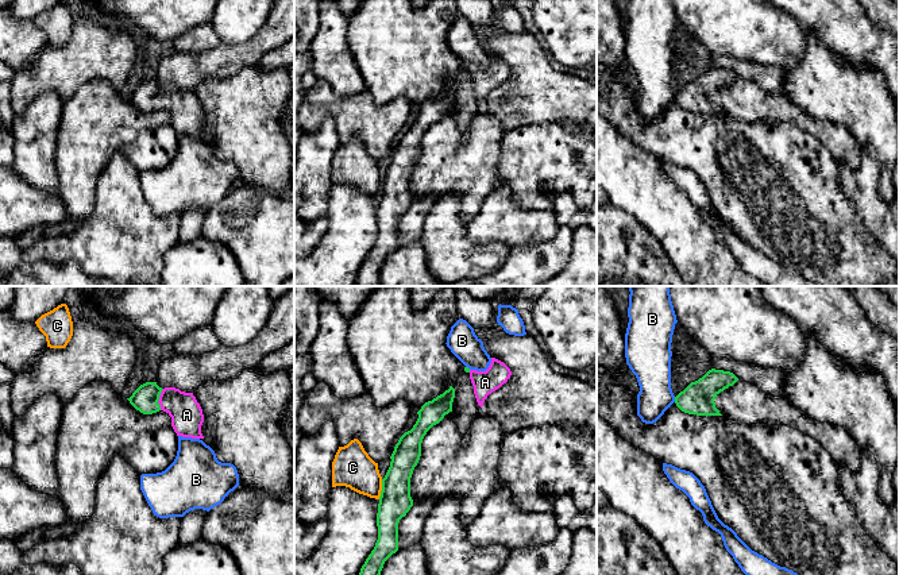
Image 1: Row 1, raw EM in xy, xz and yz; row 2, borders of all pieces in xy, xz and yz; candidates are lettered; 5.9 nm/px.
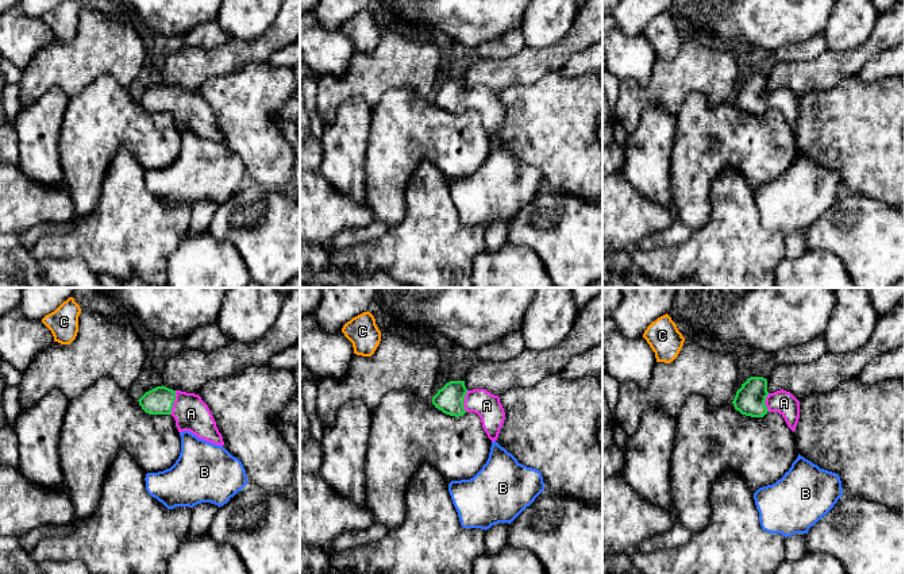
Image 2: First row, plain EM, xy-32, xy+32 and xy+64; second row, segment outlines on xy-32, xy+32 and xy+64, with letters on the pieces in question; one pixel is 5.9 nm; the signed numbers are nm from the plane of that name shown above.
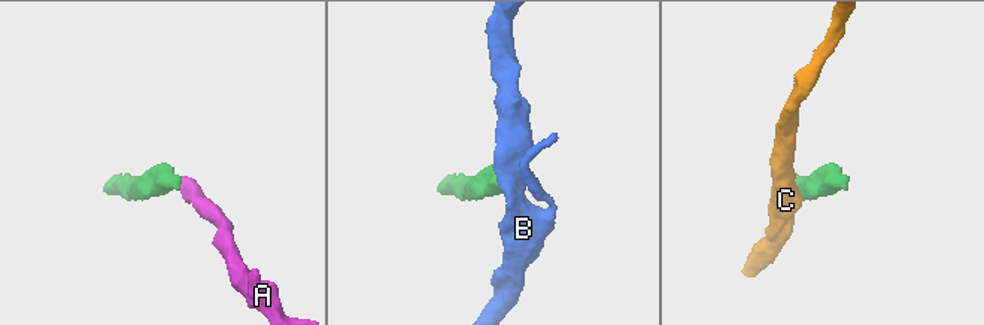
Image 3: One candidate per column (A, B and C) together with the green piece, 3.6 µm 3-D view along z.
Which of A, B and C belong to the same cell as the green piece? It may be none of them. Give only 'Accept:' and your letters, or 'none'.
Accept: A

